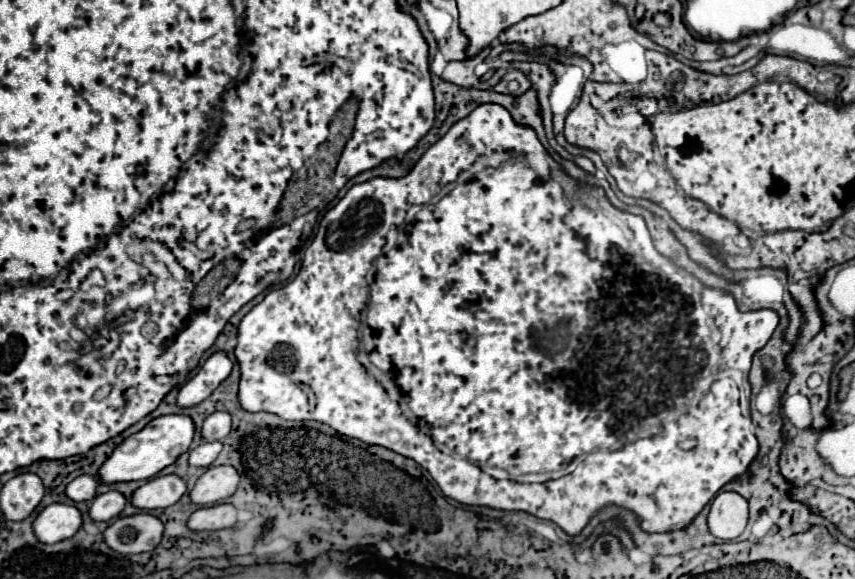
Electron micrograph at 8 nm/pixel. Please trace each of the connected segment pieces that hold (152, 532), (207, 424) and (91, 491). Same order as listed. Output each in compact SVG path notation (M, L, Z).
M153 514L117 518L103 532L105 544L121 554L141 554L153 550L163 536L163 522Z
M213 412L201 426L201 440L215 442L223 440L231 432L231 416L227 412Z
M77 476L73 482L67 484L65 494L73 502L85 502L95 498L95 488L97 488L97 480L93 476Z

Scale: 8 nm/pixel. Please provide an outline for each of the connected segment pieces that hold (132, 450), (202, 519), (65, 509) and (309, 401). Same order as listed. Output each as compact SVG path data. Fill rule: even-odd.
M171 414L171 416L159 416L151 420L141 432L125 438L113 454L101 464L99 468L99 480L105 484L115 482L131 482L131 480L149 480L169 464L173 464L191 444L195 434L195 424L185 414Z
M215 504L207 508L199 508L189 516L187 526L195 532L201 530L221 530L231 528L237 522L237 508L231 504Z
M49 504L33 520L33 532L43 544L57 544L81 528L81 514L71 504Z
M481 104L479 108L475 108L475 112L471 112L467 118L463 118L463 120L459 120L457 124L453 124L451 126L451 132L447 132L447 136L443 136L441 140L437 140L423 156L421 156L421 160L415 164L415 168L407 174L407 176L403 176L403 178L373 178L373 180L367 180L367 182L363 182L363 184L355 184L353 188L349 188L349 192L339 200L339 204L337 206L333 206L323 218L321 218L321 222L319 222L319 228L317 228L317 234L315 234L315 238L313 238L313 242L309 244L309 248L305 250L305 258L303 258L303 266L301 266L301 272L295 276L295 280L293 282L289 282L289 284L285 284L285 286L279 286L279 288L275 288L275 290L269 290L267 292L267 296L257 304L257 306L253 306L253 310L241 320L241 324L239 324L239 332L237 332L237 346L235 346L235 358L237 358L237 362L239 362L239 368L241 368L241 380L239 380L239 404L245 408L245 410L249 410L249 412L273 412L273 414L277 414L277 416L281 416L281 418L285 418L285 420L317 420L317 422L325 422L325 424L329 424L331 428L335 428L339 434L345 434L345 436L353 436L353 438L359 438L359 440L363 440L365 444L377 444L377 446L385 446L385 448L389 448L389 450L393 450L393 452L399 452L399 454L403 454L403 456L407 456L407 458L413 458L417 464L421 464L425 470L429 470L429 474L433 476L433 480L439 484L439 488L443 490L443 494L447 496L447 498L453 498L453 500L457 500L457 502L461 502L461 504L471 504L471 506L489 506L489 508L497 508L497 510L523 510L523 512L529 512L529 514L533 514L533 516L537 516L537 518L543 518L543 520L551 520L551 522L555 522L555 524L559 524L567 534L571 534L571 536L575 536L575 534L579 534L585 526L587 526L587 522L589 522L589 518L597 512L597 510L601 510L603 506L607 506L607 504L619 504L619 506L625 506L625 508L629 508L629 510L633 510L639 518L641 518L641 526L643 526L643 530L647 530L647 532L667 532L667 530L677 530L677 528L685 528L701 510L703 510L703 506L721 490L721 486L725 484L725 482L729 482L729 480L733 480L733 478L743 478L745 474L747 474L747 466L751 464L751 460L757 456L757 452L759 452L759 444L757 444L757 440L755 440L755 434L753 434L753 424L749 424L751 422L751 418L749 418L749 380L747 380L747 374L749 374L749 366L751 366L751 358L753 358L753 354L759 350L759 348L763 348L765 346L765 342L771 338L771 334L773 334L773 330L775 330L775 326L777 326L777 314L775 312L771 312L771 310L757 310L757 312L739 312L737 310L737 304L735 304L735 300L733 300L733 296L729 296L729 294L725 294L723 290L711 290L711 288L705 288L695 276L691 276L691 274L687 274L685 270L681 270L681 268L677 268L671 260L667 260L667 258L663 258L655 248L653 248L653 242L651 242L651 236L649 236L649 232L647 232L647 228L645 228L645 222L643 222L643 218L639 218L639 216L633 216L633 214L627 214L627 212L619 212L617 208L613 208L611 204L609 204L609 200L607 199L605 192L602 188L594 187L591 185L587 186L577 186L577 182L573 180L573 178L569 178L569 176L565 176L557 166L555 166L555 162L547 156L547 152L545 152L544 146L541 144L539 139L537 138L537 135L529 128L523 128L523 126L515 126L515 122L511 120L511 114L505 110L505 108L499 108L499 104ZM495 152L505 152L507 156L509 156L509 160L507 162L503 162L501 166L497 166L497 168L485 168L481 174L479 174L479 180L469 180L469 182L465 182L464 185L456 186L450 194L447 194L445 198L441 198L437 204L433 204L433 206L429 206L429 202L431 202L431 196L437 196L439 192L441 192L441 188L443 186L447 186L447 184L453 184L457 178L459 178L459 174L461 172L465 172L465 170L469 170L471 168L471 164L477 160L477 158L487 158L487 156L491 156L491 154L495 154ZM411 206L423 206L417 214L415 214L415 220L407 226L407 240L403 240L397 248L394 248L396 245L394 243L397 243L397 236L398 231L397 229L391 229L391 226L401 226L403 222L405 222L405 214L409 212L409 208ZM347 228L353 228L353 230L349 230L349 232L353 232L353 238L351 238L351 242L347 242ZM371 260L375 260L377 262L377 274L376 274L376 267L373 266L371 268ZM367 306L367 326L365 326L365 330L363 330L363 342L367 342L367 350L369 350L369 358L371 358L371 362L377 366L377 368L381 368L381 370L399 370L401 374L399 374L399 386L401 386L401 392L403 392L403 396L407 398L407 402L409 402L409 408L413 410L413 414L419 418L419 420L423 420L425 424L429 424L429 434L425 434L425 436L417 436L417 422L411 422L403 412L401 412L401 408L399 408L399 404L397 402L393 402L393 400L389 400L389 396L387 396L387 390L383 388L381 384L377 382L377 380L374 380L370 377L368 371L357 362L357 358L355 358L355 350L357 350L357 346L359 346L359 314L363 312L363 308ZM635 426L641 426L641 430L637 432L637 430L631 430L631 428L635 428ZM645 428L655 428L655 432L659 432L661 428L665 428L665 434L663 434L663 438L659 438L659 436L653 436L653 438L639 438L639 436L645 436ZM605 432L627 432L623 438L625 438L625 442L617 442L613 448L619 448L619 450L607 450L605 448ZM433 440L435 442L443 442L445 446L449 446L453 452L457 452L461 458L465 458L465 460L459 460L459 458L453 458L453 456L447 456L447 454L443 454L439 448L435 448L435 444L433 444ZM579 454L587 454L587 458L571 472L571 474L567 474L567 476L561 476L561 478L557 478L557 480L549 480L549 482L543 482L543 484L519 484L519 482L513 482L513 480L495 480L495 478L491 478L489 474L485 474L479 466L475 466L475 464L487 464L487 466L495 466L495 464L521 464L521 462L517 462L515 458L517 456L529 456L529 460L525 460L523 464L549 464L549 466L553 466L553 468L559 468L561 464L567 464L567 462L571 462L575 456L579 456Z

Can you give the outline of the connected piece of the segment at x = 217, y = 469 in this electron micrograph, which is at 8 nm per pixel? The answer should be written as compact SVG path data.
M211 466L197 480L189 498L193 504L215 504L229 498L239 484L239 474L231 466Z

